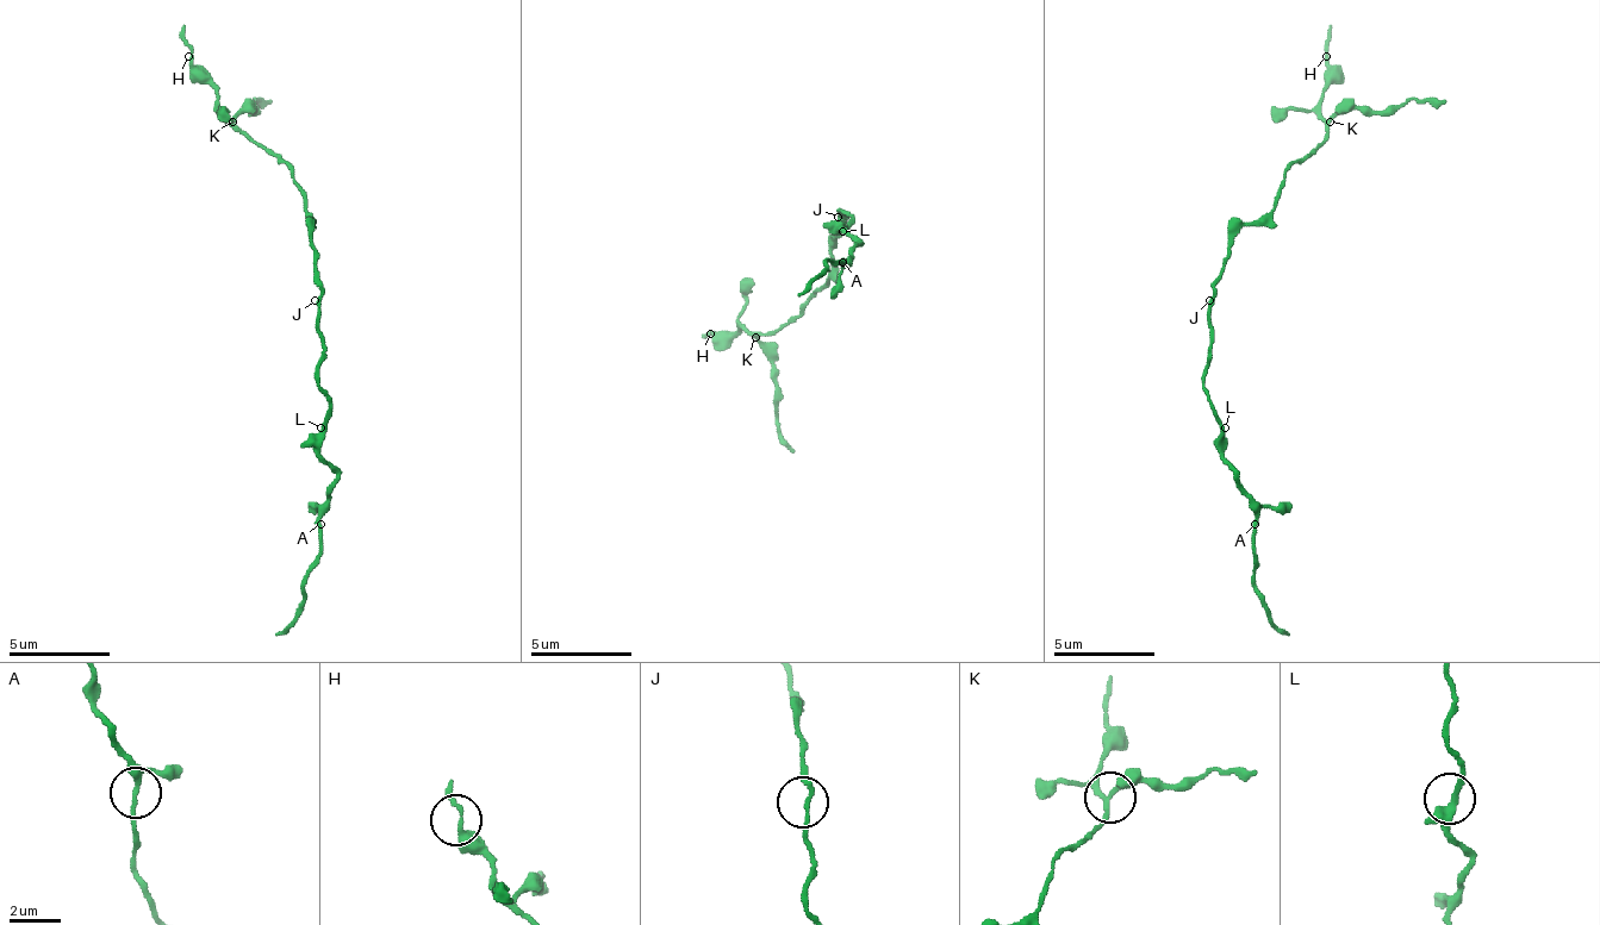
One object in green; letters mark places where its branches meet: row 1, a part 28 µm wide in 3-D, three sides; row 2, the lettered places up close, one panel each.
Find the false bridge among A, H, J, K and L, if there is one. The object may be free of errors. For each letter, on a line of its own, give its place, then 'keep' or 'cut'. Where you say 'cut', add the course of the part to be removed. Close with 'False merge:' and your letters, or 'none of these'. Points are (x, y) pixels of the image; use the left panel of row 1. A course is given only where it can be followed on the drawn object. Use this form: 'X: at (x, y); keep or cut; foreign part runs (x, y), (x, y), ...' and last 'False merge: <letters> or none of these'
A: at (321, 524); keep
H: at (188, 56); keep
J: at (315, 300); keep
K: at (232, 122); cut; foreign part runs (234, 123), (249, 107), (254, 112), (254, 97), (269, 102)
L: at (321, 427); keep
False merge: K

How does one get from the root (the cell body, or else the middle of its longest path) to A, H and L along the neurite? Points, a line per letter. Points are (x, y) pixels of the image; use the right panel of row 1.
A: (1209, 300), (1205, 392), (1220, 422), (1220, 457), (1234, 473), (1234, 488), (1250, 504), (1255, 524)
H: (1209, 300), (1234, 235), (1276, 204), (1286, 173), (1326, 137), (1321, 112), (1326, 56)
L: (1209, 300), (1209, 366), (1205, 372), (1205, 392), (1214, 407), (1214, 417), (1225, 427)

